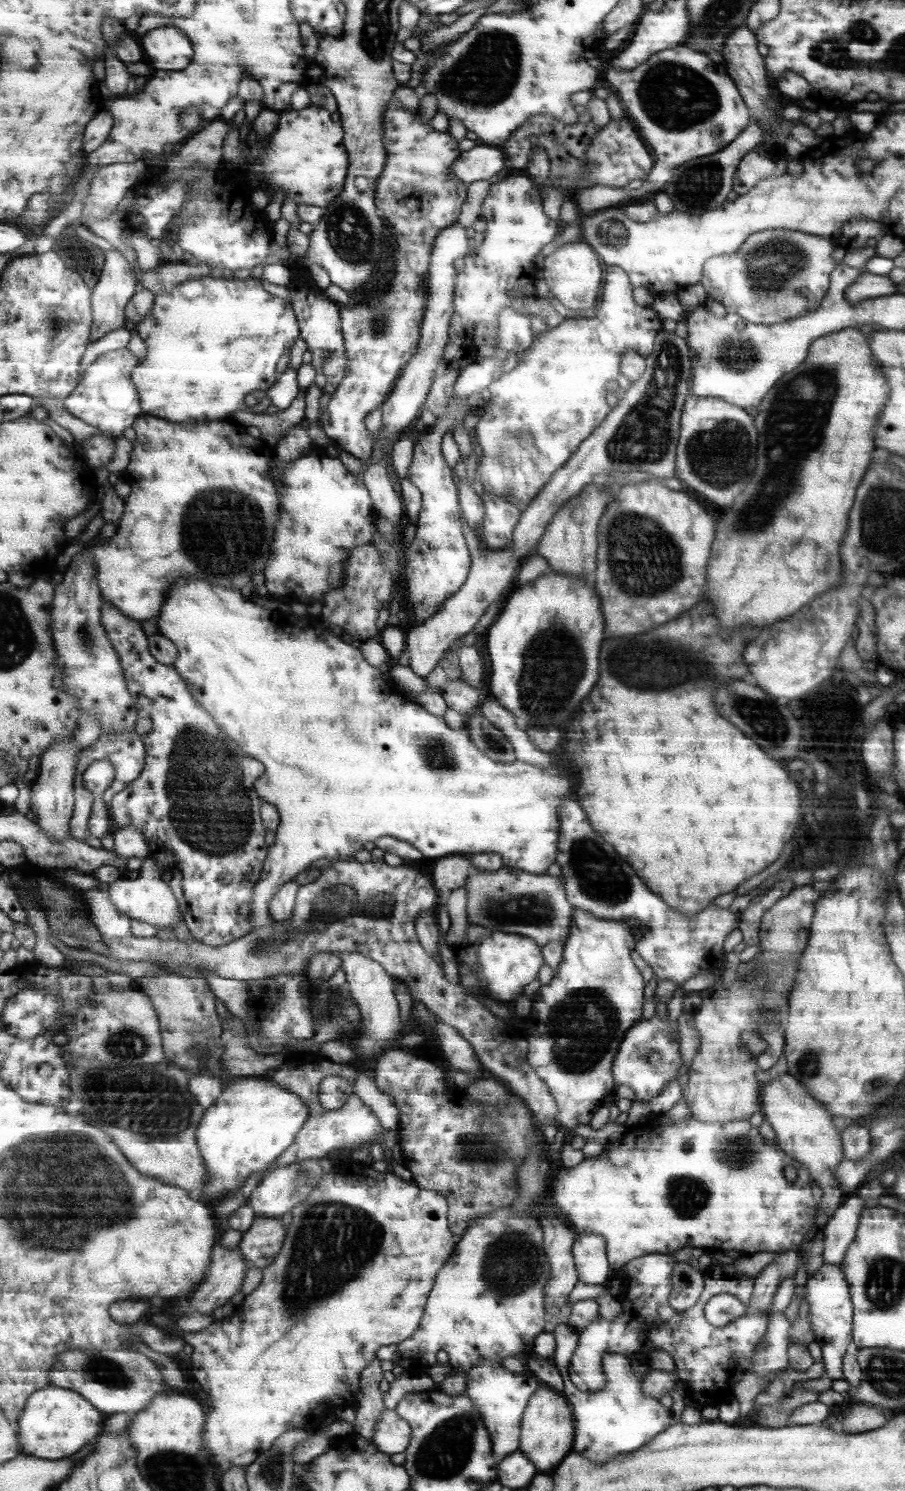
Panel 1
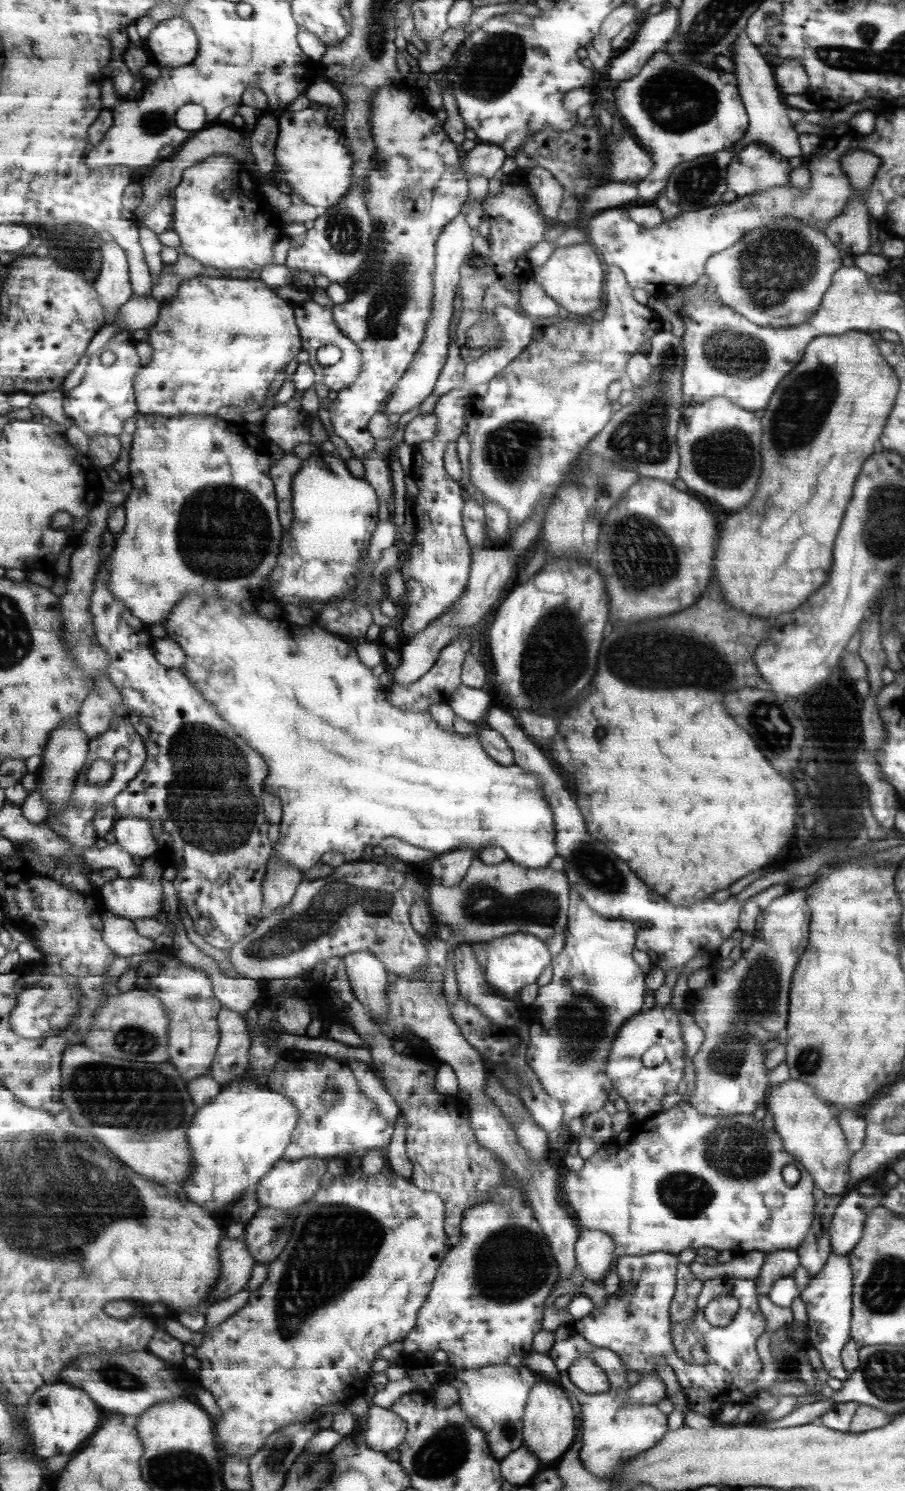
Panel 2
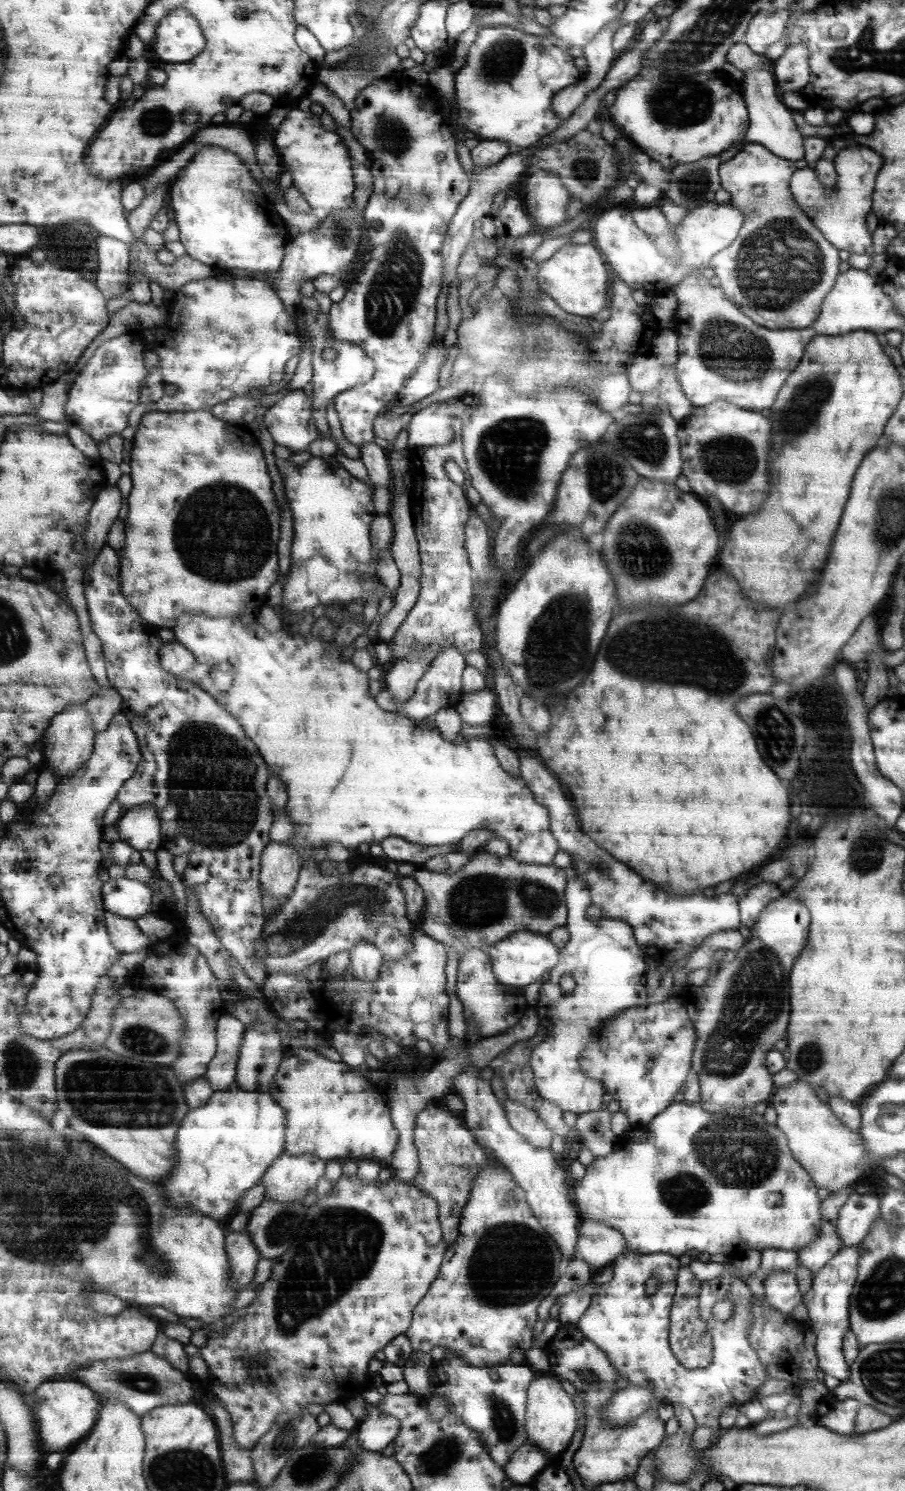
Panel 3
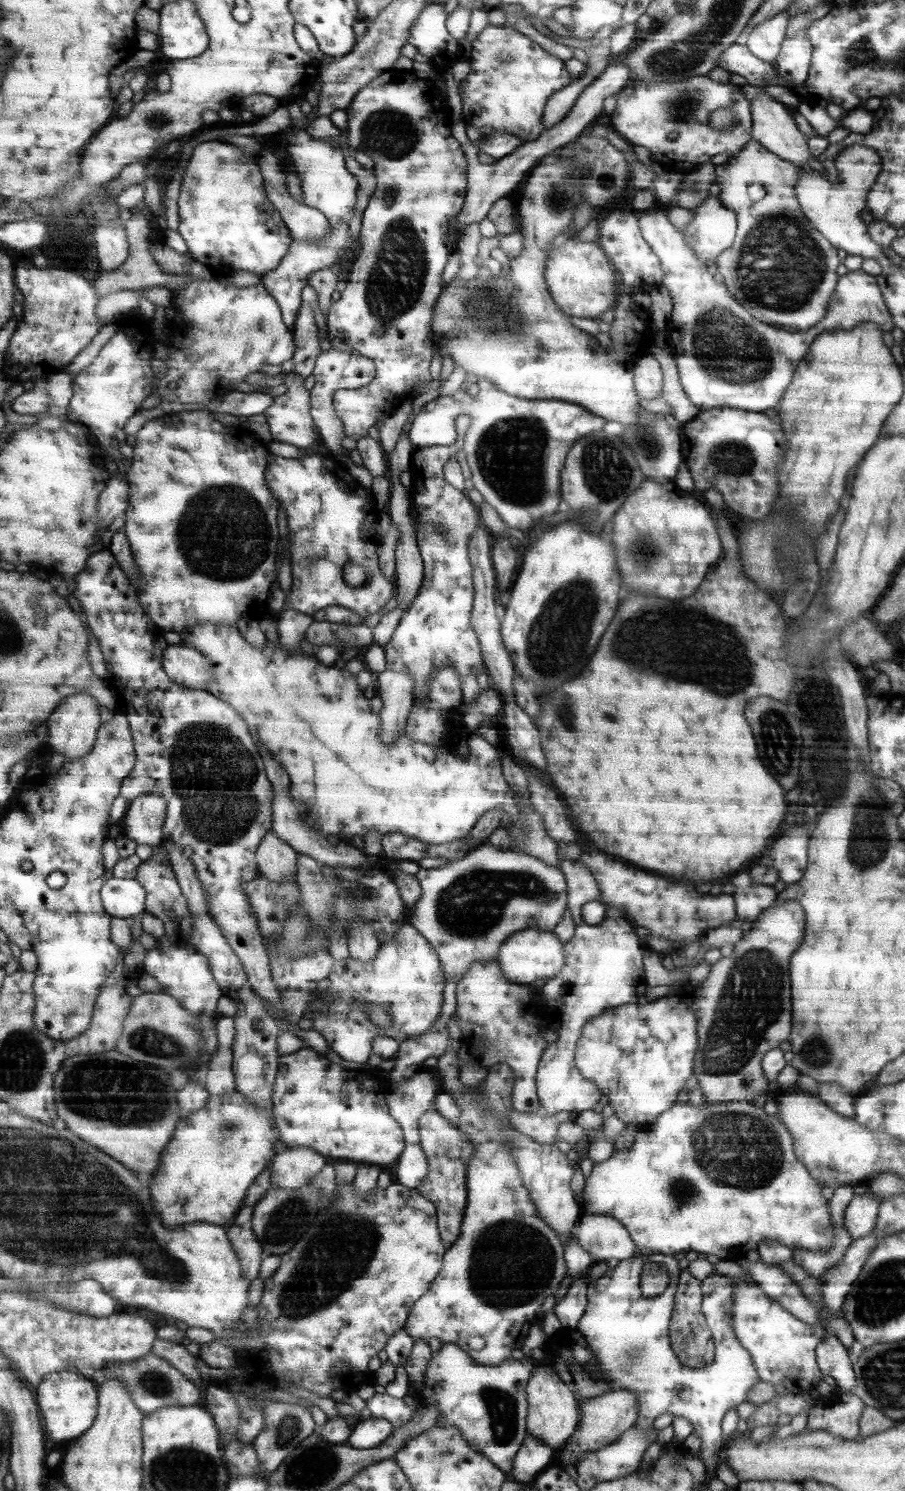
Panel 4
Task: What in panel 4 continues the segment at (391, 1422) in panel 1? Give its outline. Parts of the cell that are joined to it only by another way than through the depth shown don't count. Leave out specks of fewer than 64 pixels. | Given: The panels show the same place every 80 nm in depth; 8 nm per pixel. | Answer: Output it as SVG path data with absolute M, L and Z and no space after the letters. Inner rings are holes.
M364 1415L360 1421L354 1424L347 1444L356 1449L381 1446L391 1436L394 1428L395 1426L384 1418Z

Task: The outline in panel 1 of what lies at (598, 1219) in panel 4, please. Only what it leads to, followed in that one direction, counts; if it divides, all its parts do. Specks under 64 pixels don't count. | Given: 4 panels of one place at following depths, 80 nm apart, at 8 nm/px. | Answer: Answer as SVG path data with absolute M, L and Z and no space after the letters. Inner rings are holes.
M599 1233L578 1235L574 1257L581 1281L606 1285L610 1280L613 1268L608 1259L608 1242L604 1236Z

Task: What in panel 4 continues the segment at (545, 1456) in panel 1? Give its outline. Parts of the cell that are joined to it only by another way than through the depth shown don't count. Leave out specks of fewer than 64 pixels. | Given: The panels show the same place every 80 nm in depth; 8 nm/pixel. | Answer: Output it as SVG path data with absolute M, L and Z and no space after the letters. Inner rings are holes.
M550 1361L537 1364L533 1376L528 1382L528 1431L544 1443L552 1446L557 1452L565 1446L569 1437L576 1431L579 1420L579 1410L575 1391L571 1390L561 1376L553 1369Z

